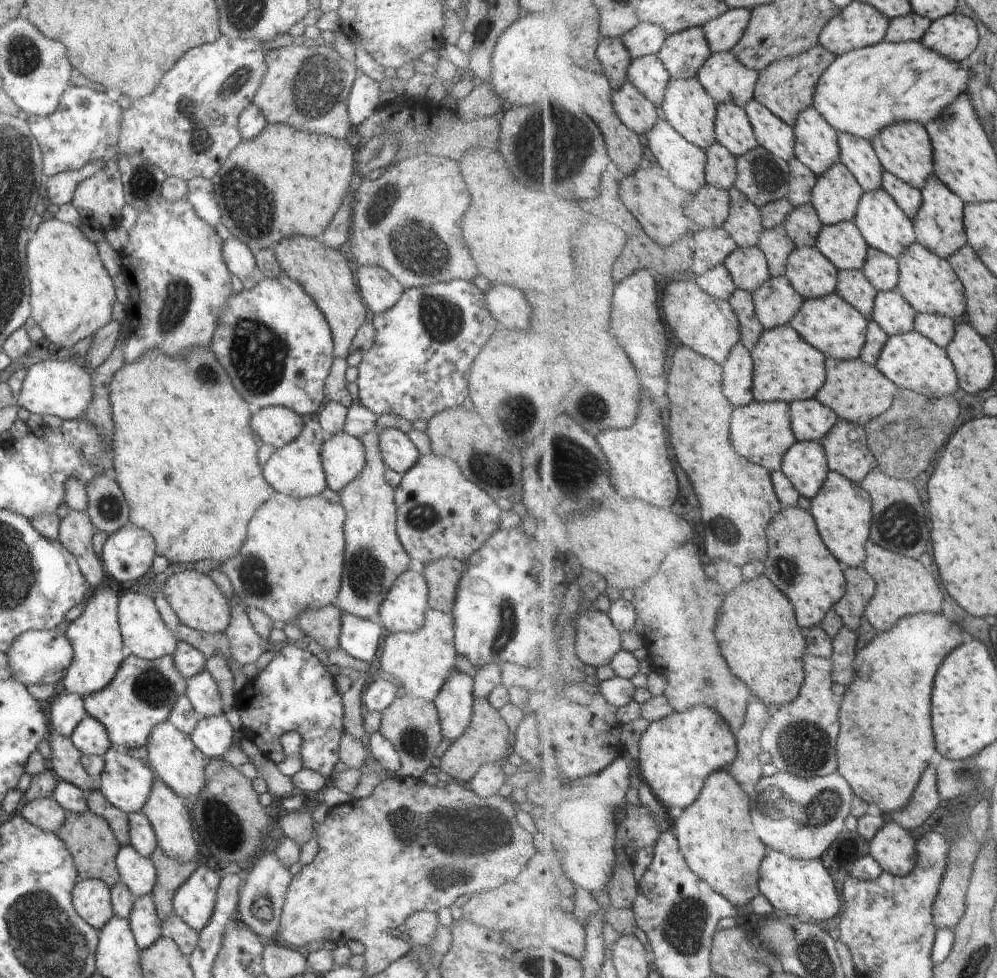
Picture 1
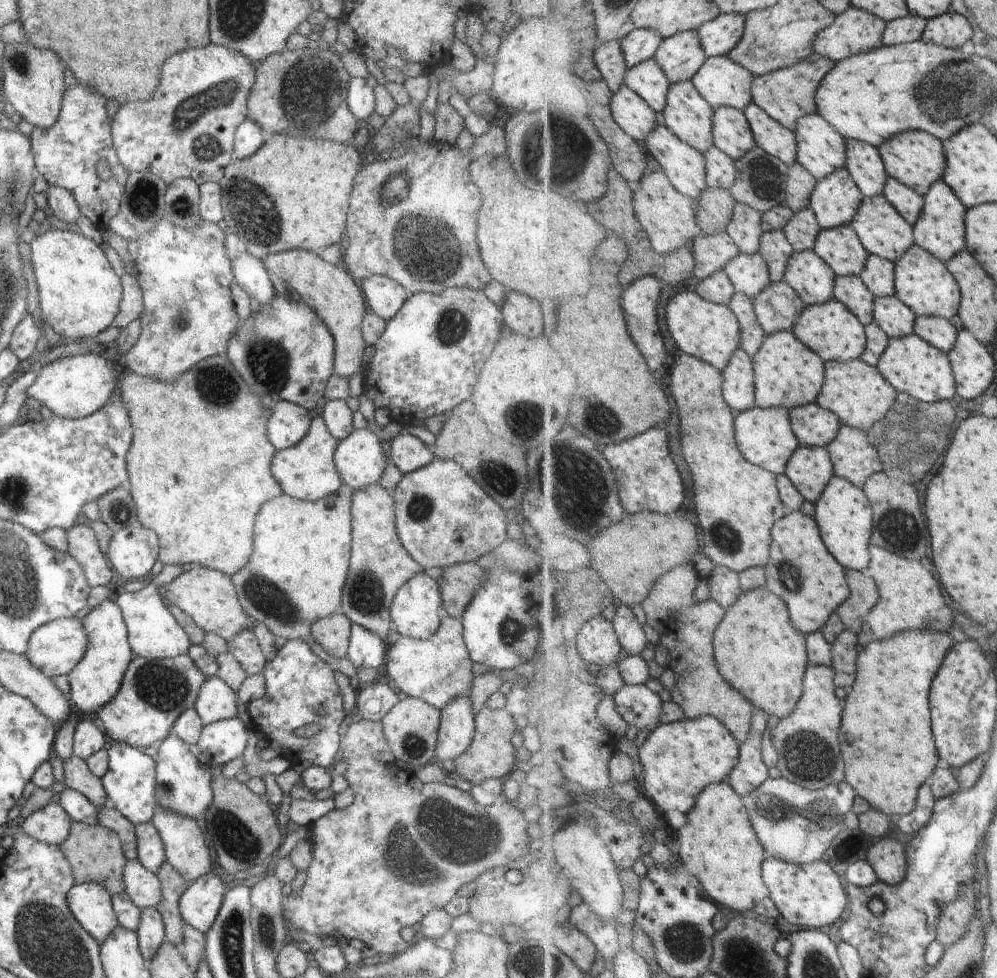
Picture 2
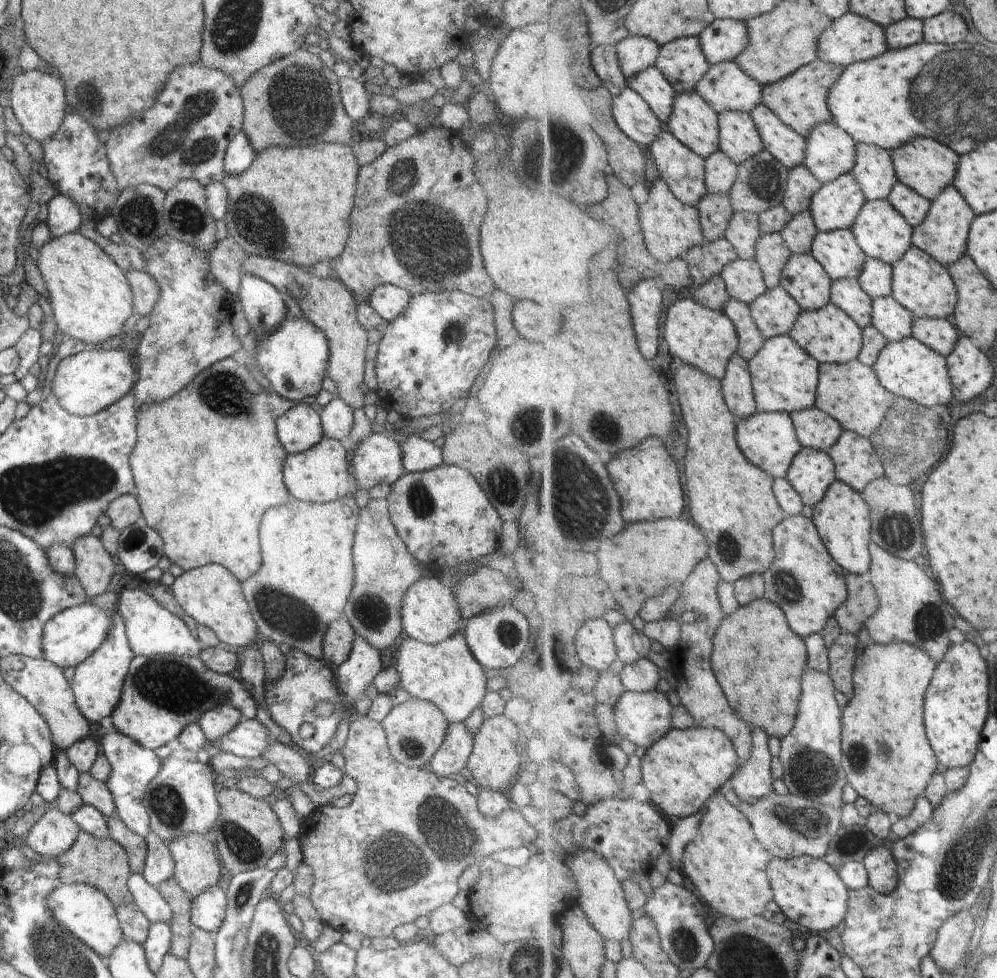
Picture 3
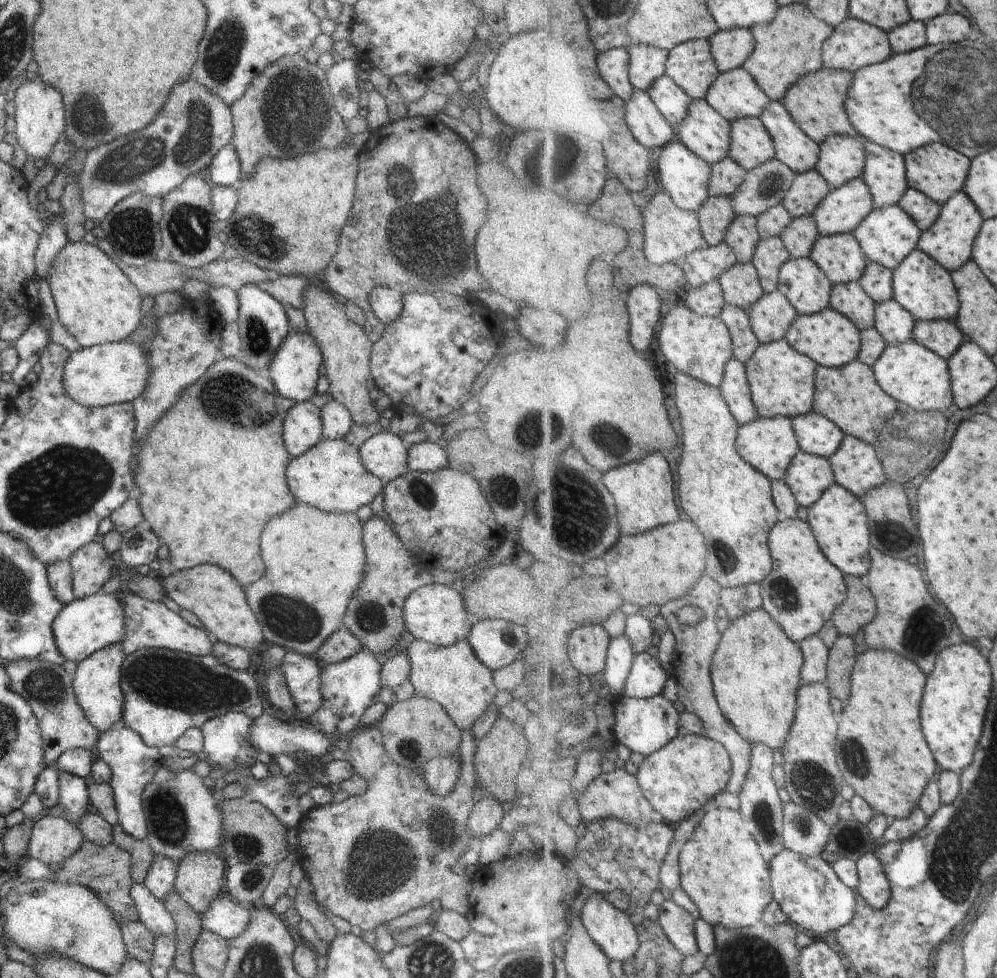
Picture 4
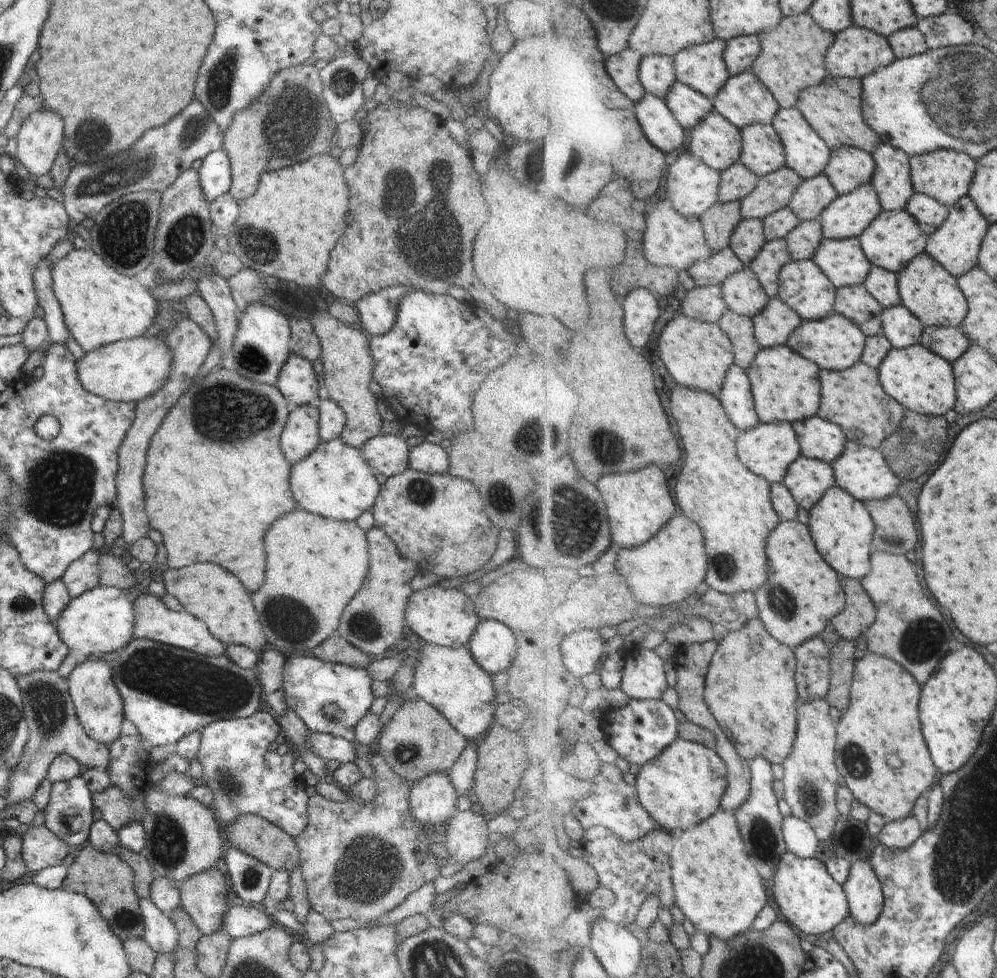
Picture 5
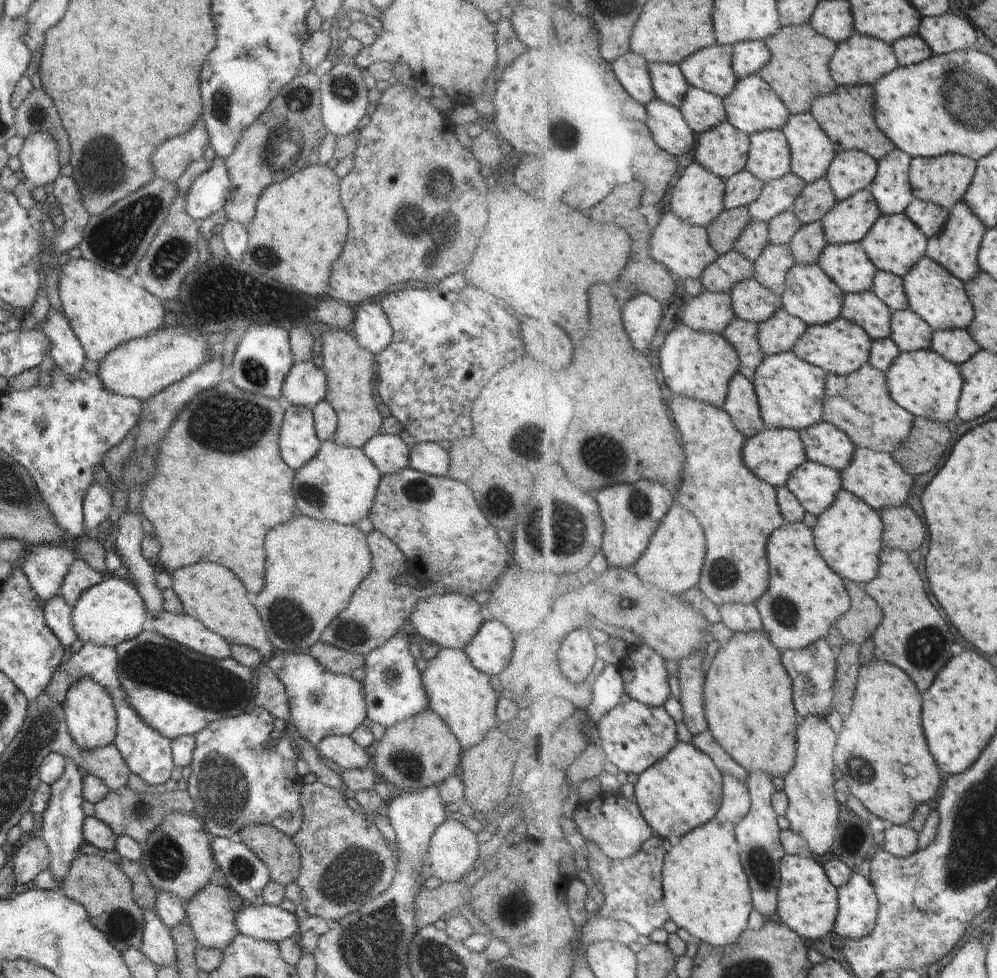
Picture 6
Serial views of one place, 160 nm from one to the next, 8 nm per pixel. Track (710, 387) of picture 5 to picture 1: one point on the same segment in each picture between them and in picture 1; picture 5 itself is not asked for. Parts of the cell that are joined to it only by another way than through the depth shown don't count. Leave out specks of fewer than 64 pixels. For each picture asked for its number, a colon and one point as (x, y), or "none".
1: (709, 324)
2: (705, 329)
3: (708, 339)
4: (708, 340)

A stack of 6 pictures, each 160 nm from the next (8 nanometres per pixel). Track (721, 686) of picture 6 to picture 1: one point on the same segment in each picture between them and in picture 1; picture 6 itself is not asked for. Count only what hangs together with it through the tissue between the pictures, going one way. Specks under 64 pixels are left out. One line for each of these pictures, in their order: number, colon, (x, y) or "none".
1: (761, 636)
2: (759, 638)
3: (769, 694)
4: (758, 670)
5: (752, 687)

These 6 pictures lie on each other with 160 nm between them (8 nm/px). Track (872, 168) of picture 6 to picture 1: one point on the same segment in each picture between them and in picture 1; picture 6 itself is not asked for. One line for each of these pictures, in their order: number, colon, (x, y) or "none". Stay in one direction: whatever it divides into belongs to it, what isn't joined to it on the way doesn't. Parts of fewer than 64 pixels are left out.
1: (818, 145)
2: (823, 148)
3: (833, 151)
4: (843, 158)
5: (850, 167)

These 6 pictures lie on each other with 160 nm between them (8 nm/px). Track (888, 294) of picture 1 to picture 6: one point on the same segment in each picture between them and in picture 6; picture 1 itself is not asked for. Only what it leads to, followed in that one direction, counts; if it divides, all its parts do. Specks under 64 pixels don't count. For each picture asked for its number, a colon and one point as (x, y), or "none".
2: (895, 316)
3: (897, 323)
4: (898, 325)
5: (901, 325)
6: (912, 333)

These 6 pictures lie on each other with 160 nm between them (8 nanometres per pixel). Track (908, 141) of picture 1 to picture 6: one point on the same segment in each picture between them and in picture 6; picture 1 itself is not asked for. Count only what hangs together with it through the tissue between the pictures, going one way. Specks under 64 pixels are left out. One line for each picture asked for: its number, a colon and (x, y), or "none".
2: (918, 158)
3: (929, 166)
4: (940, 171)
5: (946, 174)
6: (946, 180)

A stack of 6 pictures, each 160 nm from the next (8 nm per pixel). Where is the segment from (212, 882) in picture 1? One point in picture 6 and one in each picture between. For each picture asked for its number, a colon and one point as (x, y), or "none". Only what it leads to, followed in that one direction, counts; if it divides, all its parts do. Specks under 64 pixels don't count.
2: (199, 906)
3: (208, 910)
4: (225, 917)
5: (237, 921)
6: (270, 923)

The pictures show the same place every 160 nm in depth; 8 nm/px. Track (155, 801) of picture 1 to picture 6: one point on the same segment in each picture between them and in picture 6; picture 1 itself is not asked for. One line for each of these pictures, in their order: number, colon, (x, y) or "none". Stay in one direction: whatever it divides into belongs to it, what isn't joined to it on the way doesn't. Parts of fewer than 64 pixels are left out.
2: (185, 847)
3: (196, 867)
4: (200, 875)
5: (203, 896)
6: (211, 918)

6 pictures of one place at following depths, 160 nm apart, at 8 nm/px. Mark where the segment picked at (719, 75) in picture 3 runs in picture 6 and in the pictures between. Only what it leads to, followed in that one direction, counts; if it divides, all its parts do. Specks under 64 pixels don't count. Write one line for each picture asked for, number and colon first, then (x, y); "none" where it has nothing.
4: (737, 94)
5: (745, 100)
6: (755, 107)

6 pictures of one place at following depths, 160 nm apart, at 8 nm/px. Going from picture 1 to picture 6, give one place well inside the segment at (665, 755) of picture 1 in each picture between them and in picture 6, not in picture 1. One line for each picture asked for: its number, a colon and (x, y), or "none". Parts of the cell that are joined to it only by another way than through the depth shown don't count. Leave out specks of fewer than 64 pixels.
2: (681, 759)
3: (689, 767)
4: (684, 776)
5: (684, 786)
6: (685, 790)

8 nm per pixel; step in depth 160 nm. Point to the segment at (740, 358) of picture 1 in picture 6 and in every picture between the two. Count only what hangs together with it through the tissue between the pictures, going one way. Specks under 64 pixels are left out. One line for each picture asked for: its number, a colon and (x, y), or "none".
2: (740, 378)
3: (739, 392)
4: (736, 385)
5: (738, 396)
6: (743, 403)

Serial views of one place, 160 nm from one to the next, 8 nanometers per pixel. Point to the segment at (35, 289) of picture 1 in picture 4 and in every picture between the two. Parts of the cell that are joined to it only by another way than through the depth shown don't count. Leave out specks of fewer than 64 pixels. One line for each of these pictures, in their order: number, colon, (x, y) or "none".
2: (79, 294)
3: (91, 301)
4: (96, 303)

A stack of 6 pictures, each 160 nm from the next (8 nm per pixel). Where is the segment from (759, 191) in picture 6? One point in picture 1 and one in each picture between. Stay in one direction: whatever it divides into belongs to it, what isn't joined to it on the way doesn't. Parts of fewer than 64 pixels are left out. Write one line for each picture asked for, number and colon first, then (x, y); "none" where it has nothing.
1: (722, 167)
2: (722, 172)
3: (723, 171)
4: (729, 175)
5: (737, 182)

